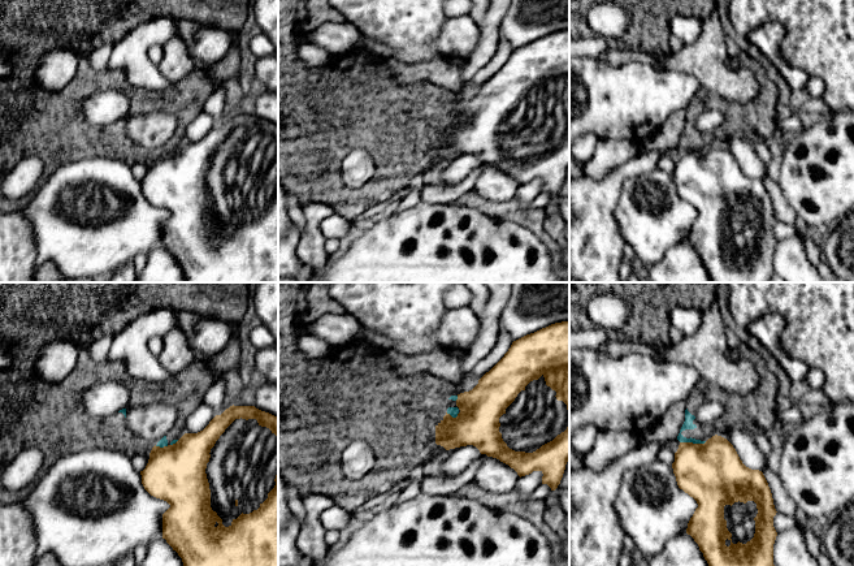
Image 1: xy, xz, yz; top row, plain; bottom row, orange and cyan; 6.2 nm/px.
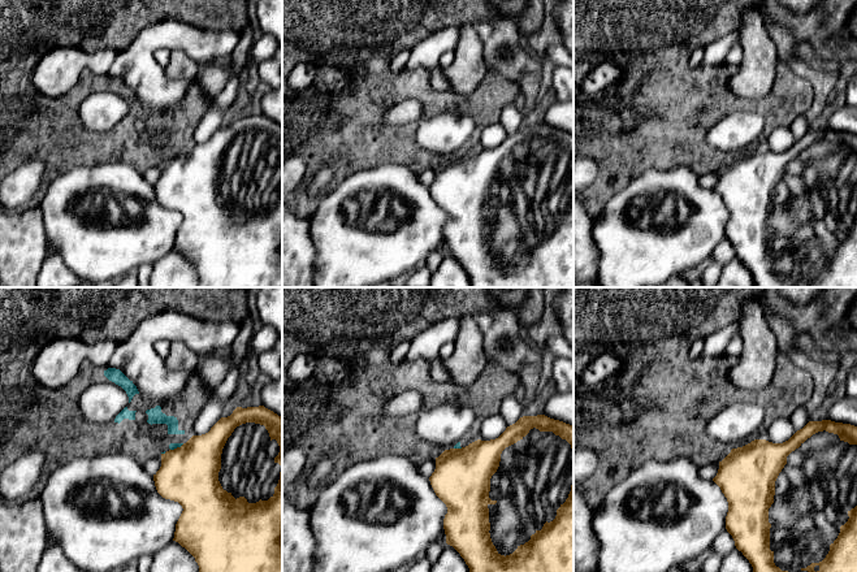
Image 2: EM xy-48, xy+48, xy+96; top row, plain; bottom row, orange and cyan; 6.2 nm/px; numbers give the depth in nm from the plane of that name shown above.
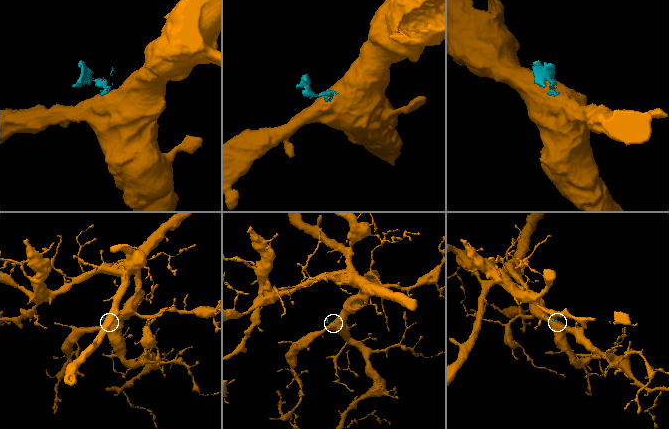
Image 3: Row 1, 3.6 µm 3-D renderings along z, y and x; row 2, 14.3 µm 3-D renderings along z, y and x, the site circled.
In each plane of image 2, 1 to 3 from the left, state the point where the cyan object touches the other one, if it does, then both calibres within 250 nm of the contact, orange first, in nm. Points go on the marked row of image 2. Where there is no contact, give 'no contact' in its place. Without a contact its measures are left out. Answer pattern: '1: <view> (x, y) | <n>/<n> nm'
1: xy-48 (177, 447) | 360/50 nm
2: xy+48 (458, 449) | 360/30 nm
3: no contact

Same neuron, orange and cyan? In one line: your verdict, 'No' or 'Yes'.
No

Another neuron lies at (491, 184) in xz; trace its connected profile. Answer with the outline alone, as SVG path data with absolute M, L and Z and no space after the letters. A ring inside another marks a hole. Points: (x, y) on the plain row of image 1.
M487 165L476 178L473 191L491 202L507 202L515 196L520 185L508 173Z

